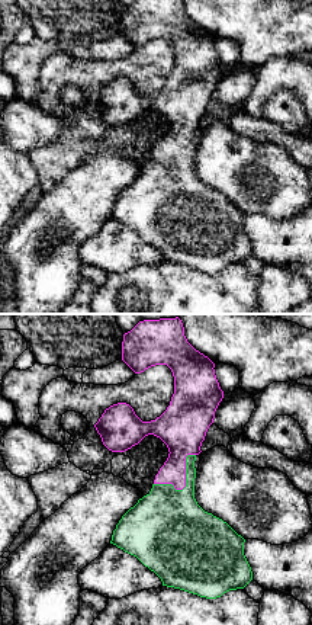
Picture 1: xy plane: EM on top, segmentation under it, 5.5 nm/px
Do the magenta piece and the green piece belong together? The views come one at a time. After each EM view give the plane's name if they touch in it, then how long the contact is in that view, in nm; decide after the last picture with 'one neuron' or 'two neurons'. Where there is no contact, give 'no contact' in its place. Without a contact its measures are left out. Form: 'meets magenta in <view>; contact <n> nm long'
meets magenta in xy; contact 280 nm long

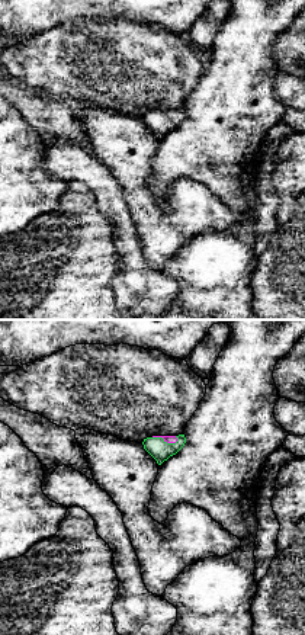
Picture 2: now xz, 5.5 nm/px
meets magenta in xz; contact 150 nm long

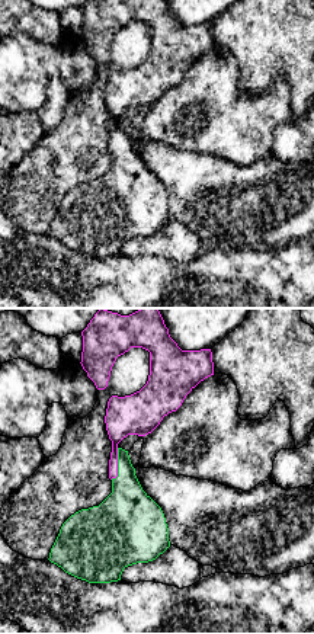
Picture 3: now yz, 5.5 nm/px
meets magenta in yz; contact 180 nm long

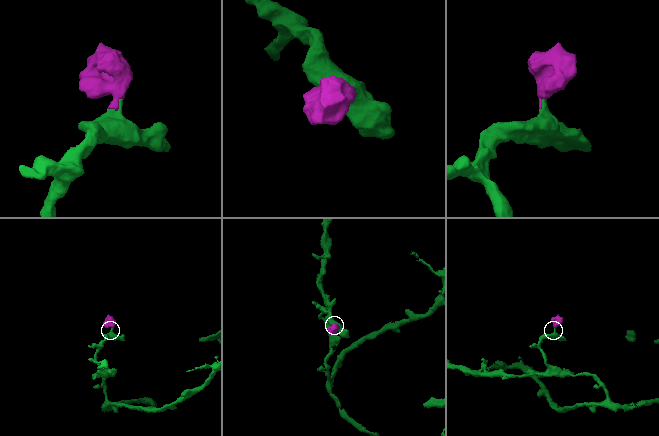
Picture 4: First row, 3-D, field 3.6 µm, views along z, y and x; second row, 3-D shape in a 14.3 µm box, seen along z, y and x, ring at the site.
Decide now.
one neuron

